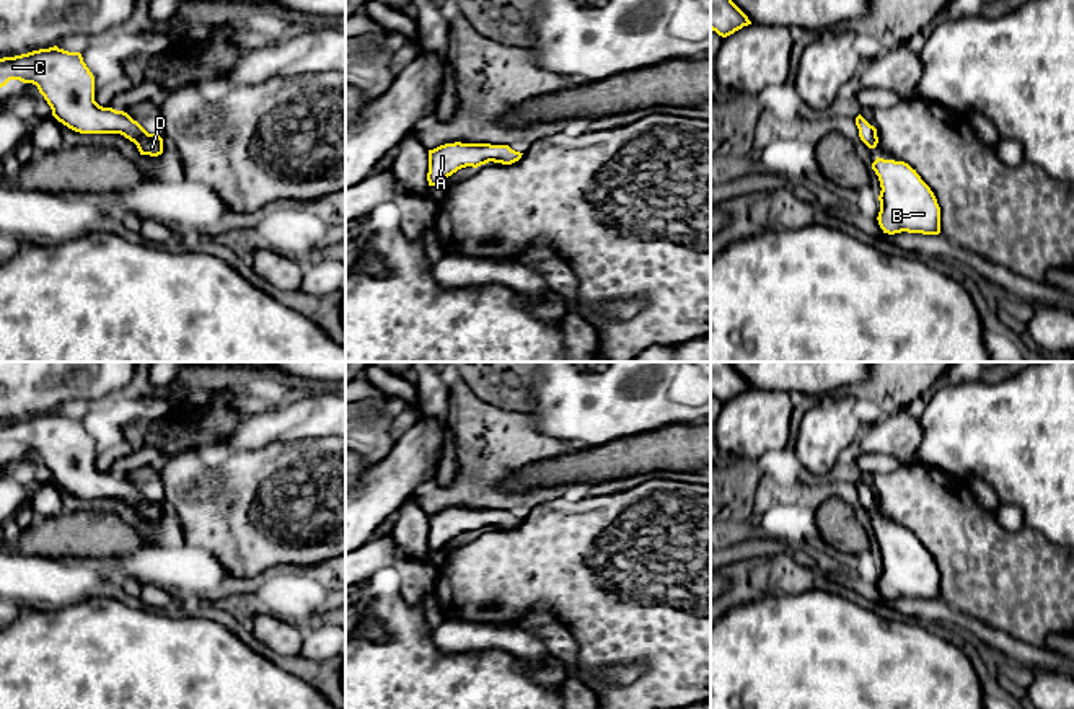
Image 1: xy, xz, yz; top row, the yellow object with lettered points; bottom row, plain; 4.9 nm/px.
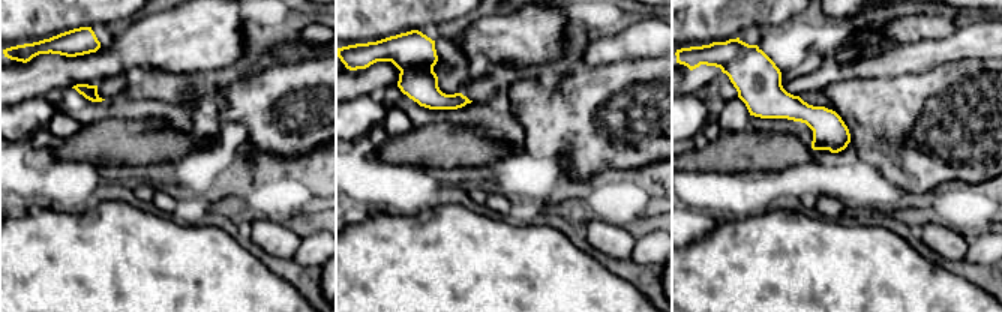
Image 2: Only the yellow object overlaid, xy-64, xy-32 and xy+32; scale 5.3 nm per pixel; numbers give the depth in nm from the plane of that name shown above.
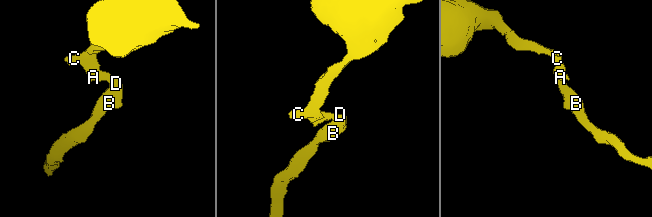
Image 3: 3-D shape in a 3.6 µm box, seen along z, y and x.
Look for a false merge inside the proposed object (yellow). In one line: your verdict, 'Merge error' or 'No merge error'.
No merge error

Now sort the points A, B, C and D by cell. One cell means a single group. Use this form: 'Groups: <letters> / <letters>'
Groups: A B C D

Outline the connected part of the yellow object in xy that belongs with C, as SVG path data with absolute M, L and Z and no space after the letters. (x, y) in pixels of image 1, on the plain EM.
M54 411L15 422L3 422L0 424L0 453L10 445L36 450L51 471L52 481L75 497L121 499L137 510L140 520L158 522L163 518L163 504L160 500L148 499L127 478L103 473L95 466L95 442L80 417L68 417Z

